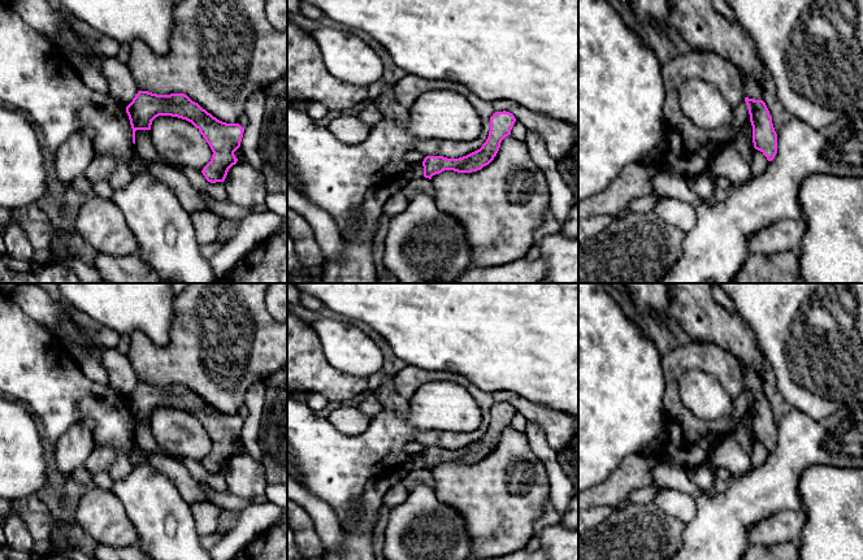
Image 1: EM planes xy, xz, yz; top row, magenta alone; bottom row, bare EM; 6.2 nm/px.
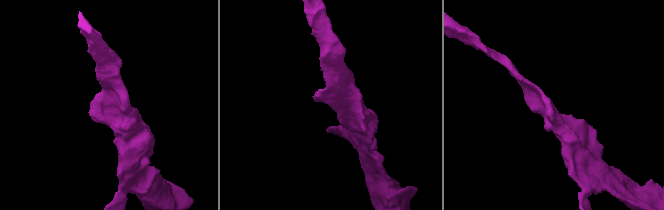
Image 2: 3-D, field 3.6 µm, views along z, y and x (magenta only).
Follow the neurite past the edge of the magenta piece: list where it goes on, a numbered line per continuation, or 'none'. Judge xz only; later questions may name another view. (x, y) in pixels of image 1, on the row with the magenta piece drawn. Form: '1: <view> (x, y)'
none

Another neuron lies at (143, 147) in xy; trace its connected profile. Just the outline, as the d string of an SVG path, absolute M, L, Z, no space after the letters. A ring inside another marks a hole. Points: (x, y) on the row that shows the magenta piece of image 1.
M136 130L135 131L135 144L134 144L135 155L147 162L148 161L164 161L165 164L175 166L175 164L168 162L157 153L157 151L153 147L151 135L152 135L151 130Z

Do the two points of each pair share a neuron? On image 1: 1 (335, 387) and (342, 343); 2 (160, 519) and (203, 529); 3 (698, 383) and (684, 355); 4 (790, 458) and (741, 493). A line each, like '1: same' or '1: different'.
1: different
2: different
3: different
4: same

